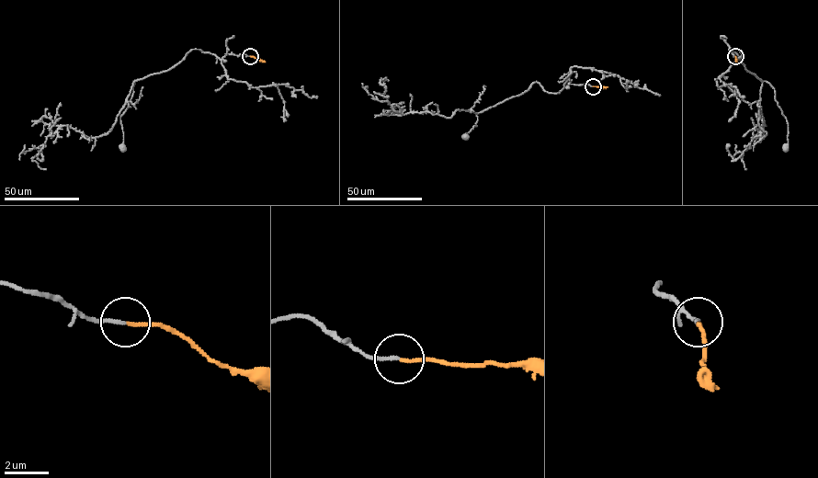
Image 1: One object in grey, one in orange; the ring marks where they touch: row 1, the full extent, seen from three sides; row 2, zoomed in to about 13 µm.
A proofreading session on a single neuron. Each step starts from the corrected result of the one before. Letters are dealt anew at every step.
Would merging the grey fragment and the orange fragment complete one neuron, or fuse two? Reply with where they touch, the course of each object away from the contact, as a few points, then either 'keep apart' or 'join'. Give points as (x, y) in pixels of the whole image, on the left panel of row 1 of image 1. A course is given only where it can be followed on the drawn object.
place (250, 56); course grey (250, 56), (228, 53), (220, 59), (191, 50), (169, 69), (133, 81), (130, 100), (120, 117), (121, 146); course orange (250, 56), (265, 62); keep apart

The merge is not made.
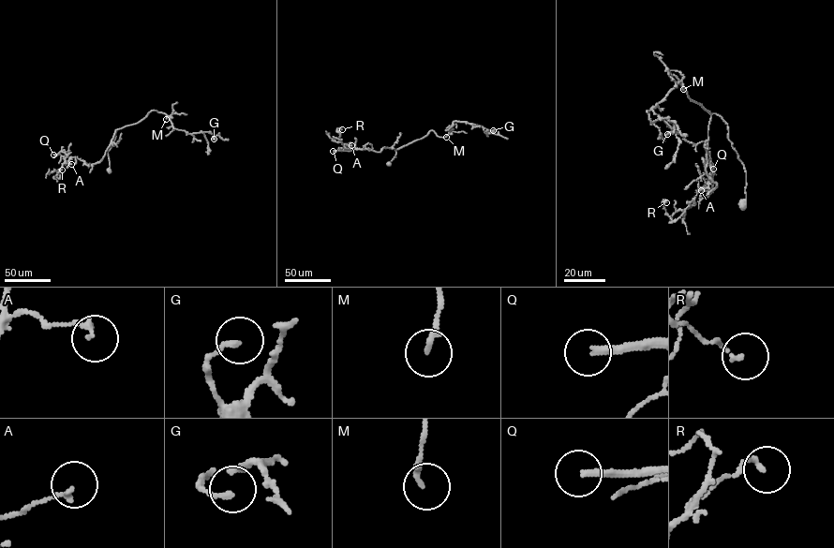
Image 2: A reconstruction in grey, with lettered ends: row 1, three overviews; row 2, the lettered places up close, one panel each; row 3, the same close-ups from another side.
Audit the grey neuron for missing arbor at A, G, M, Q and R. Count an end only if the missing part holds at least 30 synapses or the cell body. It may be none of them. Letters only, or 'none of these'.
Q

